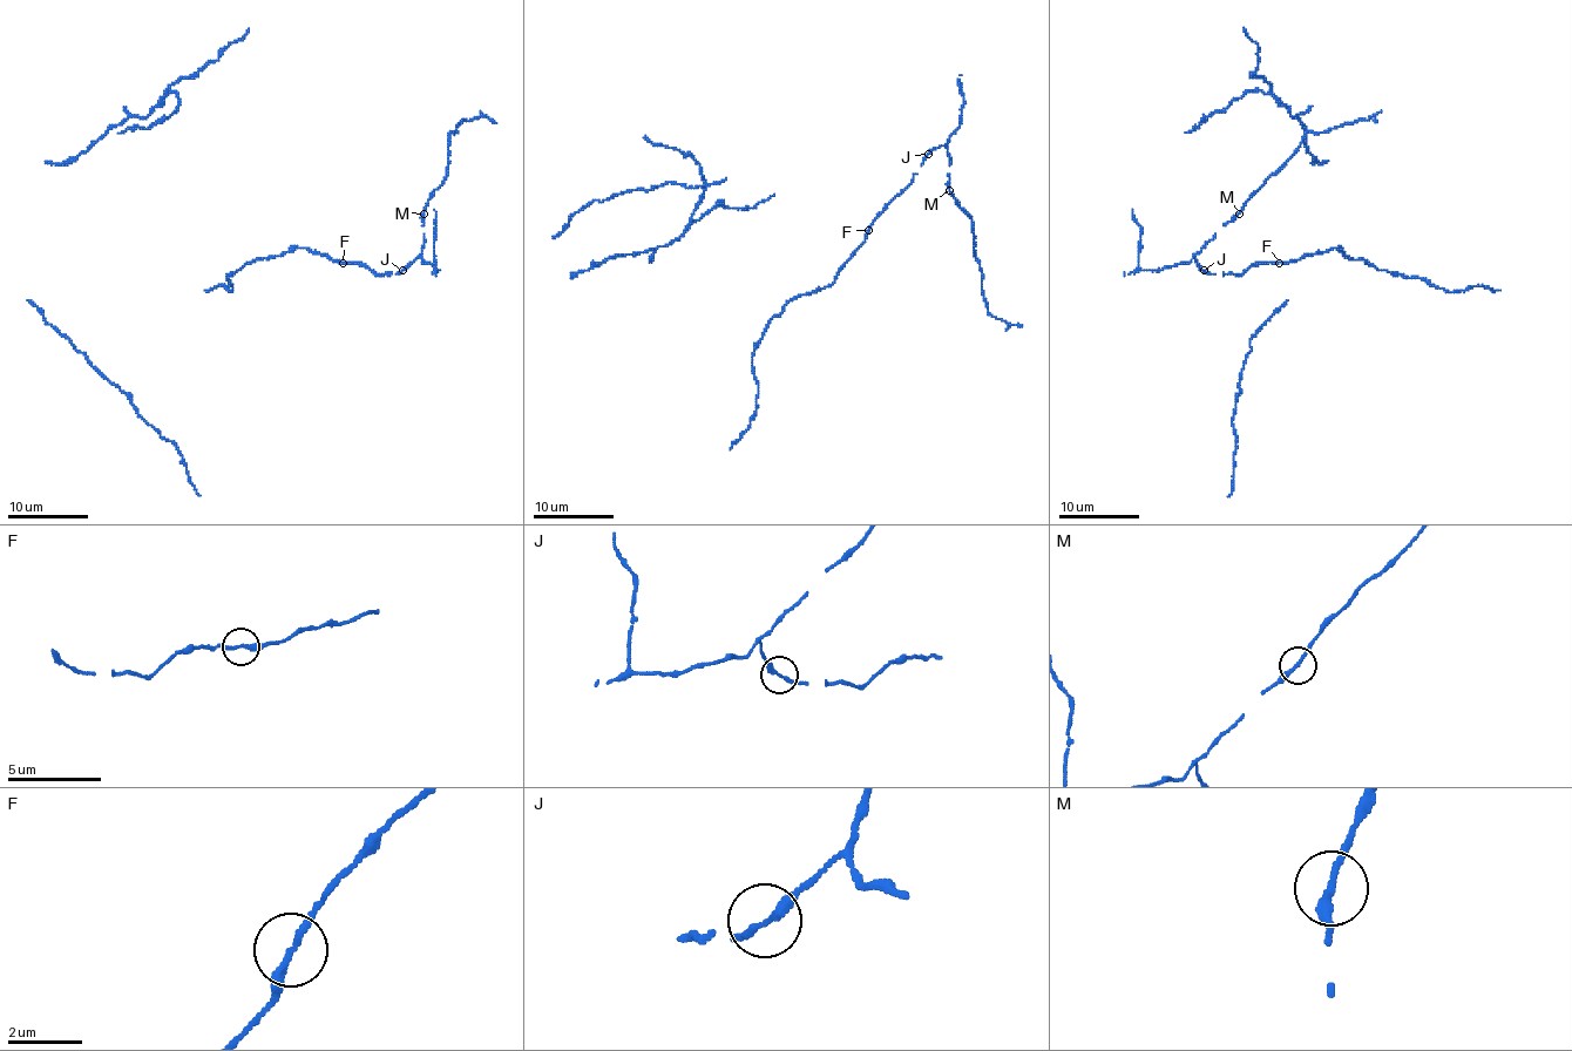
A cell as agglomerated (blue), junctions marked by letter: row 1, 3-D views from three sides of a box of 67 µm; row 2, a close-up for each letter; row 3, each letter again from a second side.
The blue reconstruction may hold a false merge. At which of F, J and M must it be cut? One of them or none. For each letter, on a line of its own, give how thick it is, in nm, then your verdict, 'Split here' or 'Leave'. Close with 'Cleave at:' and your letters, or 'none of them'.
F: Thickness 200 nm. Leave
J: Thickness 200 nm. Leave
M: Thickness 200 nm. Leave
Cleave at: none of them

